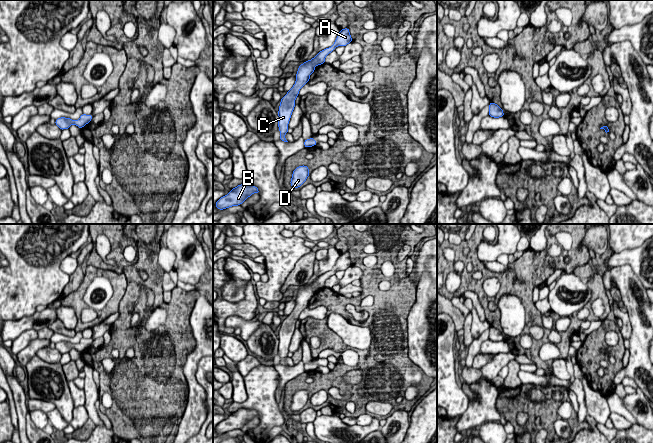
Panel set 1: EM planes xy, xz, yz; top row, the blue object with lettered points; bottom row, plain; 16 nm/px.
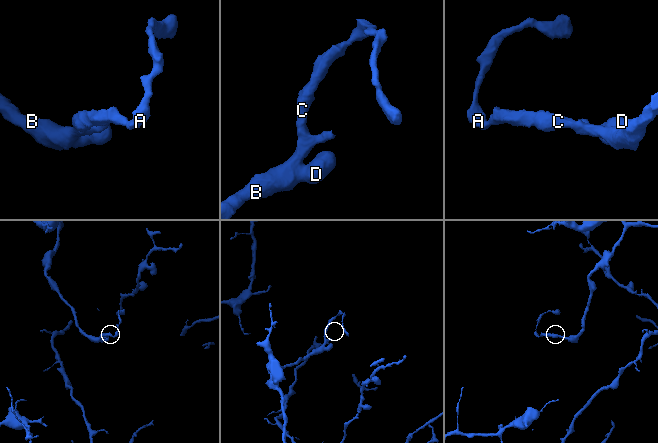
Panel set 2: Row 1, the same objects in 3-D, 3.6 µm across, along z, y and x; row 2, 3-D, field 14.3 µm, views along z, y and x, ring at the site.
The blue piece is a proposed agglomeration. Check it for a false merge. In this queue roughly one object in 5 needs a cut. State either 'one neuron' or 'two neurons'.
one neuron

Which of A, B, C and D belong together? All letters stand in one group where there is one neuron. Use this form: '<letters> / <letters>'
A B C D

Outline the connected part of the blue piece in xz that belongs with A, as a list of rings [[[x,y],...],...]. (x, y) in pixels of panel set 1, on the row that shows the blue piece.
[[[349,28],[341,29],[334,44],[320,51],[314,58],[311,60],[305,61],[298,68],[296,73],[296,81],[293,87],[287,92],[287,94],[281,99],[278,116],[278,127],[280,131],[280,140],[284,142],[288,142],[285,138],[285,134],[288,133],[288,124],[296,106],[295,100],[299,95],[300,89],[308,83],[310,80],[310,75],[314,72],[315,67],[325,63],[326,56],[335,50],[338,46],[346,46],[350,42],[352,42],[352,38],[349,32]]]

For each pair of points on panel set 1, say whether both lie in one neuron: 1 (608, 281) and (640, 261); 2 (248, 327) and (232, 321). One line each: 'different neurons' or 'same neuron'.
1: different neurons
2: same neuron

